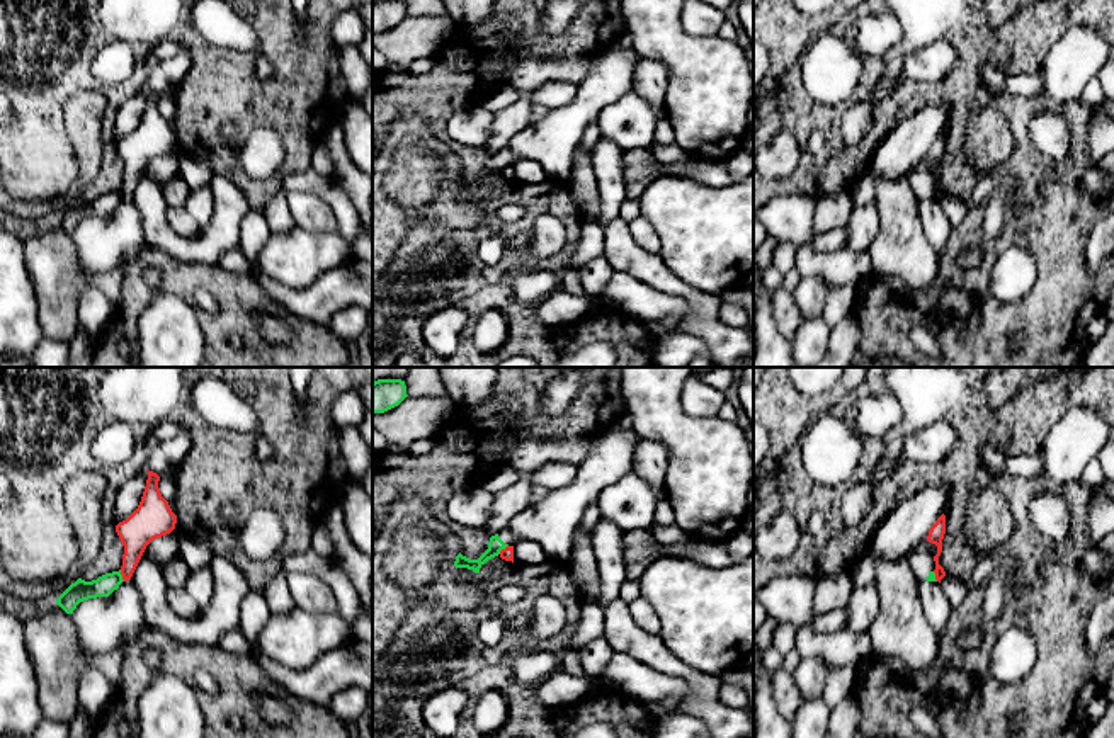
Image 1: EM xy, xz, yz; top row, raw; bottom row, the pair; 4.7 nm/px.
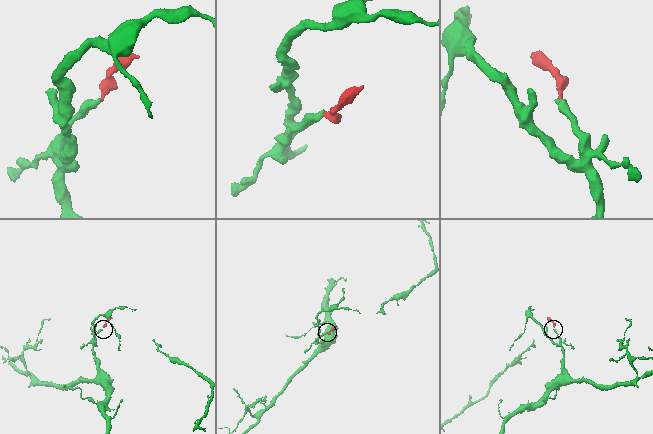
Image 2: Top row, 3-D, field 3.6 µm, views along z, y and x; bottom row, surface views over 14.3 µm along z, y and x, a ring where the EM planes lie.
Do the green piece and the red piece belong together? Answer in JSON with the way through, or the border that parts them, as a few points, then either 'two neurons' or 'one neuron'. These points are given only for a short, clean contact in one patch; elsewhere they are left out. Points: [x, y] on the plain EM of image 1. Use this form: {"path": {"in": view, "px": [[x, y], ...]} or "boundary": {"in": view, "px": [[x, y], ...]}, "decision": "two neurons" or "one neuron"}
{"boundary": {"in": "xy", "px": [[119, 189], [125, 199]]}, "decision": "two neurons"}

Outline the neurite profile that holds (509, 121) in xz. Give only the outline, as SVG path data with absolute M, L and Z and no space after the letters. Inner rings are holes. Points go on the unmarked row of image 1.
M526 99L515 100L512 105L495 112L492 133L483 151L495 155L509 148L512 138L532 124L532 104Z

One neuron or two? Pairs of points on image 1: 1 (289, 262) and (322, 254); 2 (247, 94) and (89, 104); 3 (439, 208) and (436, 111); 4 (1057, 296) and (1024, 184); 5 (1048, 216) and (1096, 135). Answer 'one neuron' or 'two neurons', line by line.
1: one neuron
2: one neuron
3: one neuron
4: one neuron
5: two neurons

